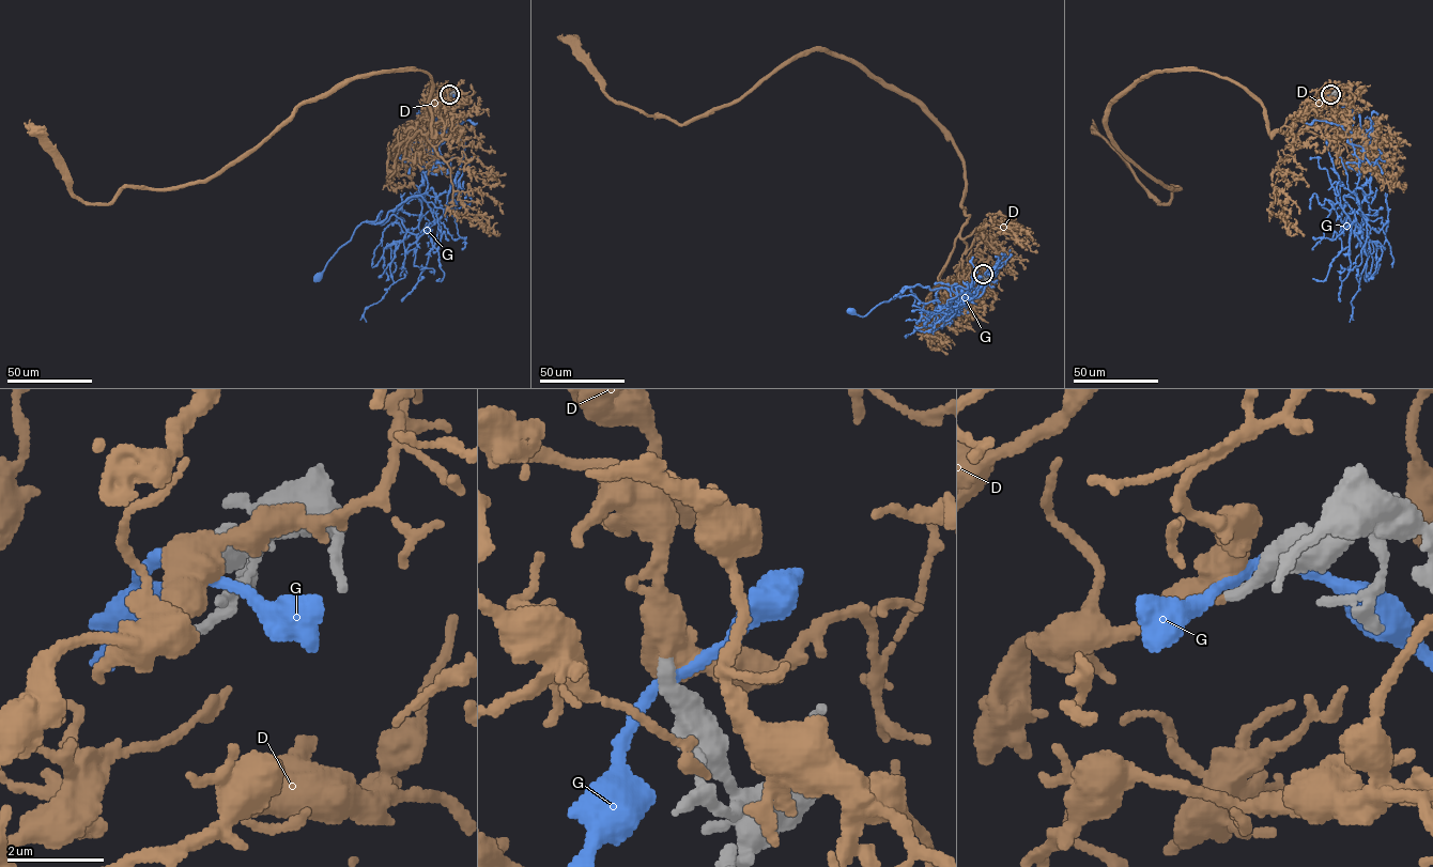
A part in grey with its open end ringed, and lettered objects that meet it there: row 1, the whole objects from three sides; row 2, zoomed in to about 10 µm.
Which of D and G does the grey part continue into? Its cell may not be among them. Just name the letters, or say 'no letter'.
D

